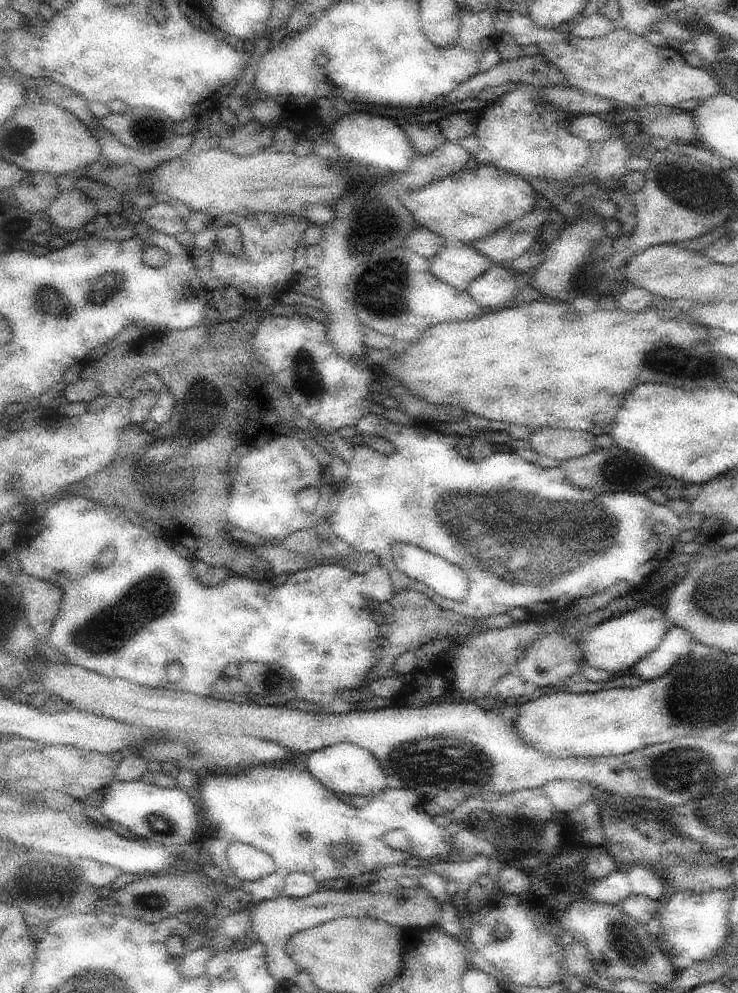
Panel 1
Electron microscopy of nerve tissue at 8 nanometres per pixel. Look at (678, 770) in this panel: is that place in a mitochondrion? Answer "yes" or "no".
yes

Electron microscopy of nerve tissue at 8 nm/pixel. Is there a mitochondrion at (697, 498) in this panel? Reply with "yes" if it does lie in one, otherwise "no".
no

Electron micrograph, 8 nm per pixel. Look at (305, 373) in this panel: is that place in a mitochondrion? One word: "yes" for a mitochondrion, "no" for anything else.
yes

